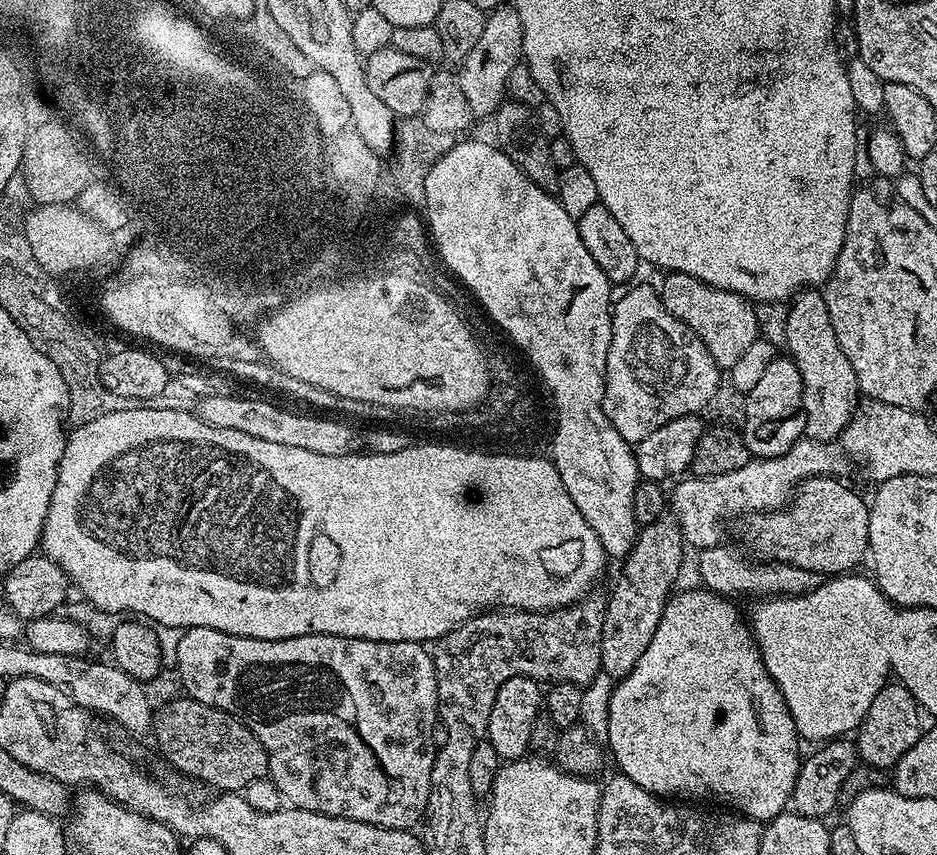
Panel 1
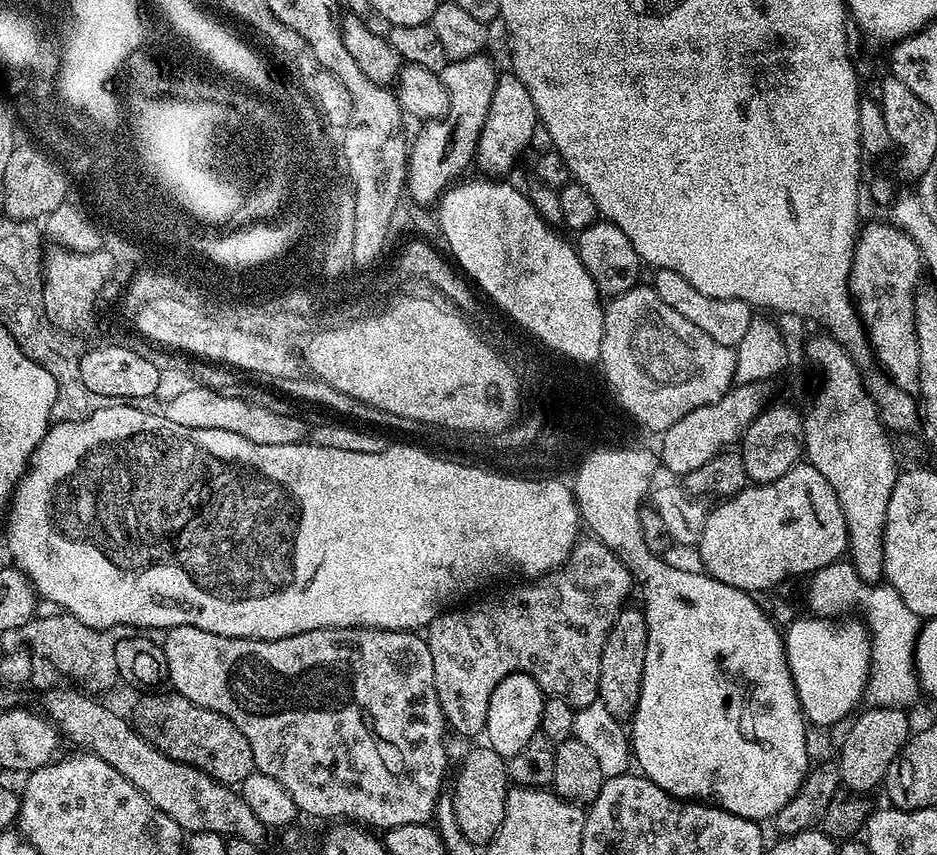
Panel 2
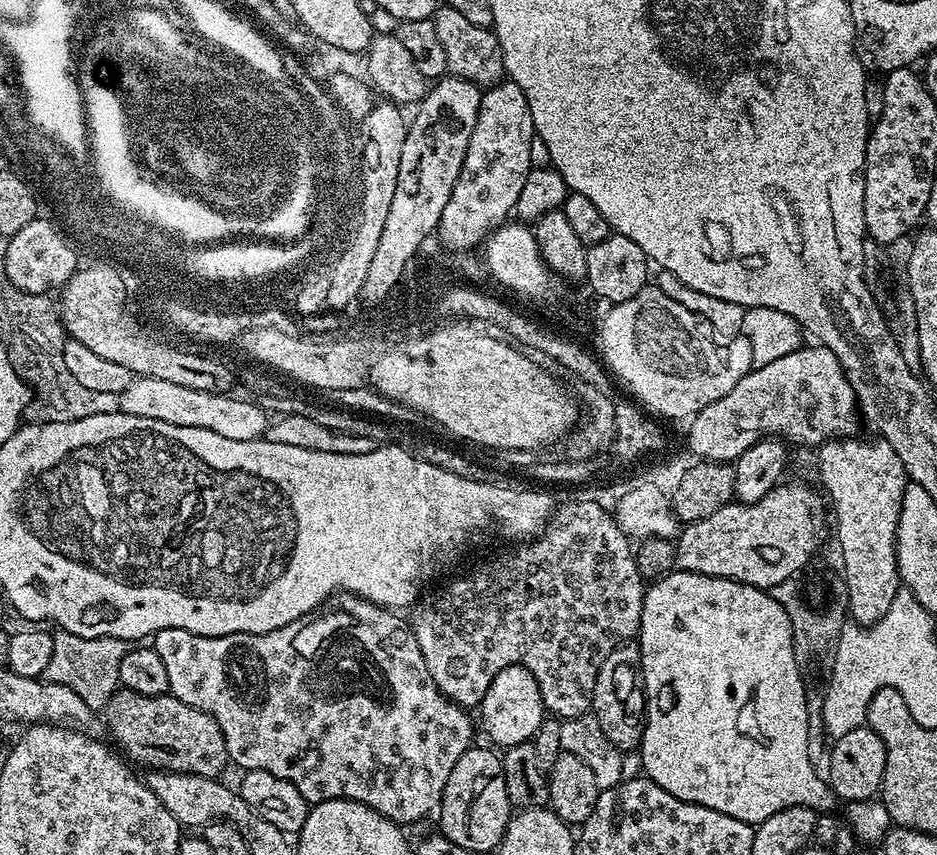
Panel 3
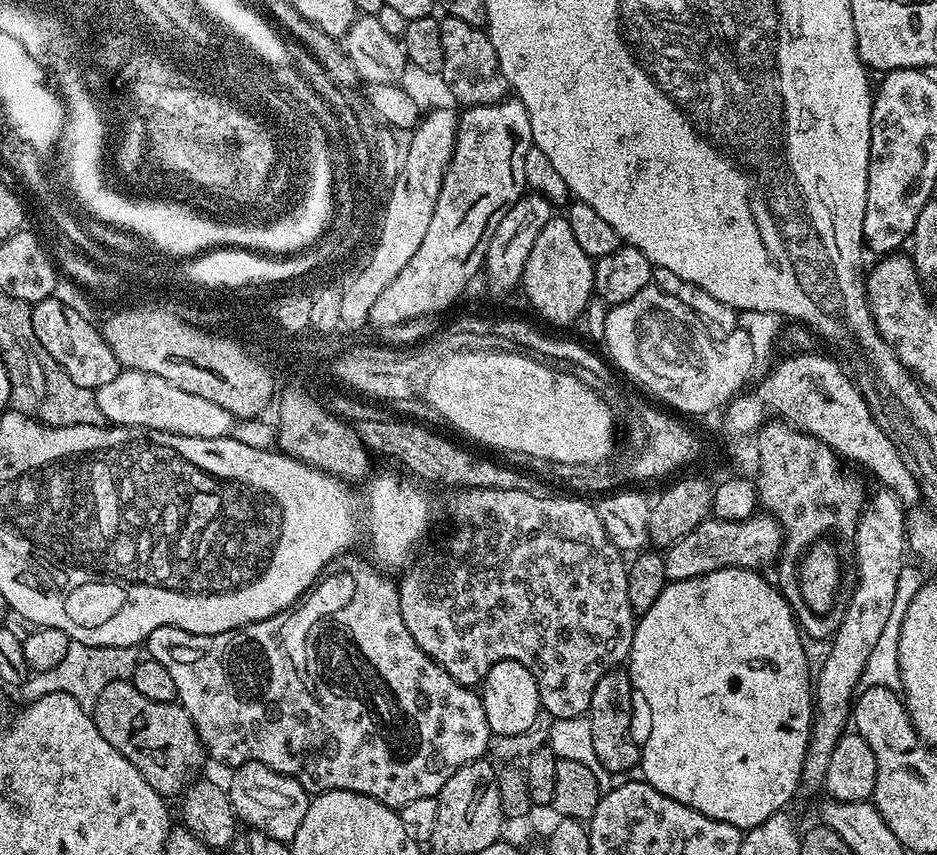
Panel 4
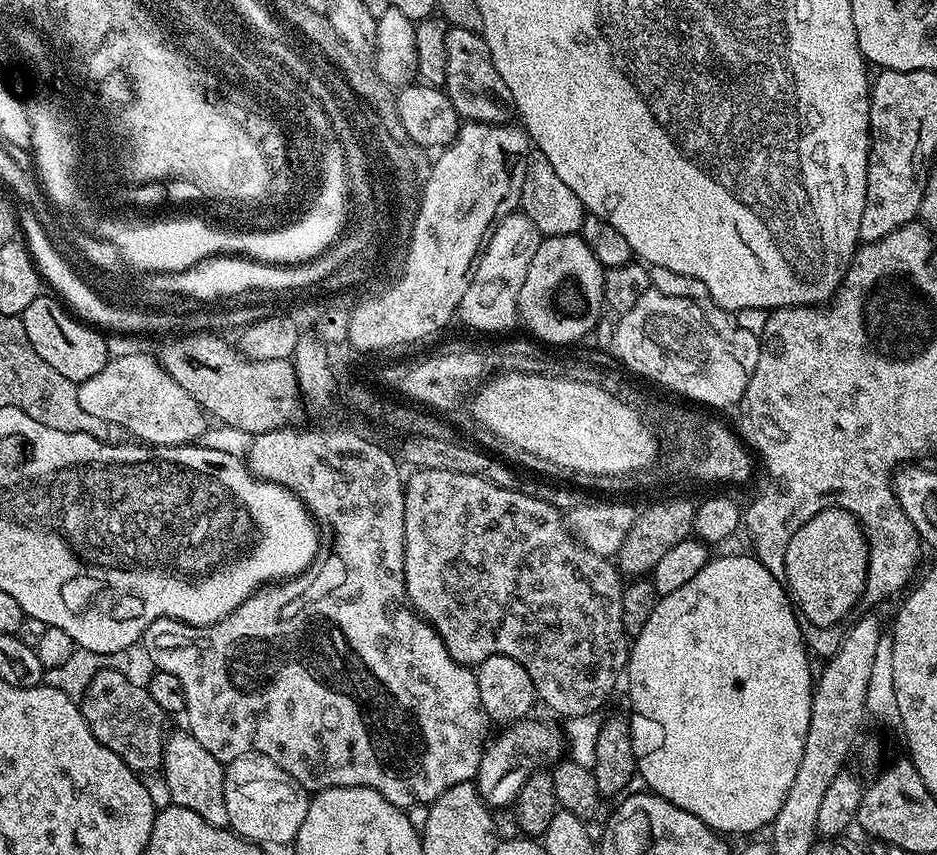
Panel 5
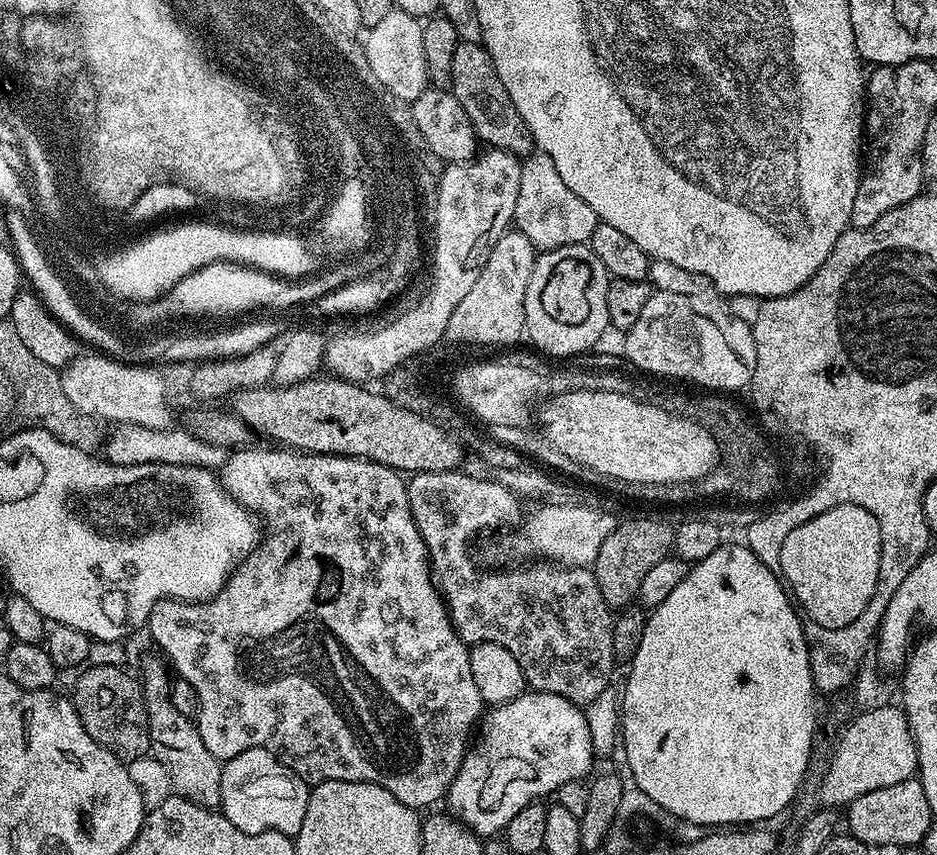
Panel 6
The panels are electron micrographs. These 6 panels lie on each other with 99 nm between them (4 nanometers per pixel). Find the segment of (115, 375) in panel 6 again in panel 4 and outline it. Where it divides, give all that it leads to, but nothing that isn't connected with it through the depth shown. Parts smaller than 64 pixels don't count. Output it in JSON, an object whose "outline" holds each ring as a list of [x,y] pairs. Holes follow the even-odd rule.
{"outline":[[[137,368],[120,371],[118,378],[95,389],[95,394],[105,421],[112,426],[218,438],[229,435],[234,425],[234,417],[222,410],[222,406],[206,398],[198,398],[198,394],[186,394],[186,390],[178,390],[178,386],[166,382],[166,378],[158,378],[158,374],[146,374]]]}

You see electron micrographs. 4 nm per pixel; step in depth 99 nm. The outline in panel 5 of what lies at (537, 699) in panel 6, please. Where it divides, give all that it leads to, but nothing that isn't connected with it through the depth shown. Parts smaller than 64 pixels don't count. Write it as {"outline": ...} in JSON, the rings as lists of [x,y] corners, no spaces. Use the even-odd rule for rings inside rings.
{"outline":[[[532,719],[518,720],[515,724],[505,727],[501,731],[504,733],[485,747],[484,757],[478,766],[478,774],[474,783],[484,803],[493,810],[507,808],[515,801],[526,778],[532,775],[534,766],[551,765],[553,762],[559,761],[565,751],[565,738],[559,727],[555,728],[554,725],[547,724],[544,720]]]}

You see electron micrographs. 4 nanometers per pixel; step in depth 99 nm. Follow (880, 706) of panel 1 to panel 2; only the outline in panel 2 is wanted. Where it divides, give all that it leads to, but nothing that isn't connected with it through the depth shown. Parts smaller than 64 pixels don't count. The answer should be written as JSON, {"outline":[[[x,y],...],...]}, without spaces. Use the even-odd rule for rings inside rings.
{"outline":[[[872,706],[867,710],[869,712],[861,711],[847,725],[848,733],[844,736],[844,745],[840,748],[840,760],[838,759],[841,785],[847,791],[861,794],[871,793],[871,788],[879,789],[883,785],[890,766],[896,761],[896,753],[901,752],[910,739],[909,713],[905,709]]]}

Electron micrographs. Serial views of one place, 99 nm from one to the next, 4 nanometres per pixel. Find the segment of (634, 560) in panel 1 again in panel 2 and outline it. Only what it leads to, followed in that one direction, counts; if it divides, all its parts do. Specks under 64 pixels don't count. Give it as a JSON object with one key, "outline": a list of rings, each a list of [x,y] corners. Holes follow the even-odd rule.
{"outline":[[[626,606],[618,614],[610,634],[606,638],[606,646],[602,650],[602,670],[600,671],[600,695],[598,700],[605,704],[613,721],[631,721],[638,706],[638,698],[642,690],[642,674],[646,662],[646,638],[648,627],[643,611],[639,607]]]}

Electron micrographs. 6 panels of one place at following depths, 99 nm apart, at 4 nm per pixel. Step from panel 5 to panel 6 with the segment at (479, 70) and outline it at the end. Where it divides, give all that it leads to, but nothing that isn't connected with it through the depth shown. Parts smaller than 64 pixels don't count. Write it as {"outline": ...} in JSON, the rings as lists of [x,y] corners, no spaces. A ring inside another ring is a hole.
{"outline":[[[461,40],[454,50],[450,74],[452,96],[458,98],[458,106],[466,110],[466,118],[470,118],[477,137],[483,143],[485,140],[488,148],[501,148],[504,152],[512,152],[521,158],[533,151],[534,141],[530,134],[530,126],[526,126],[526,122],[510,102],[510,94],[506,94],[506,86],[502,86],[502,78],[498,78],[498,70],[483,43],[475,44]]]}

